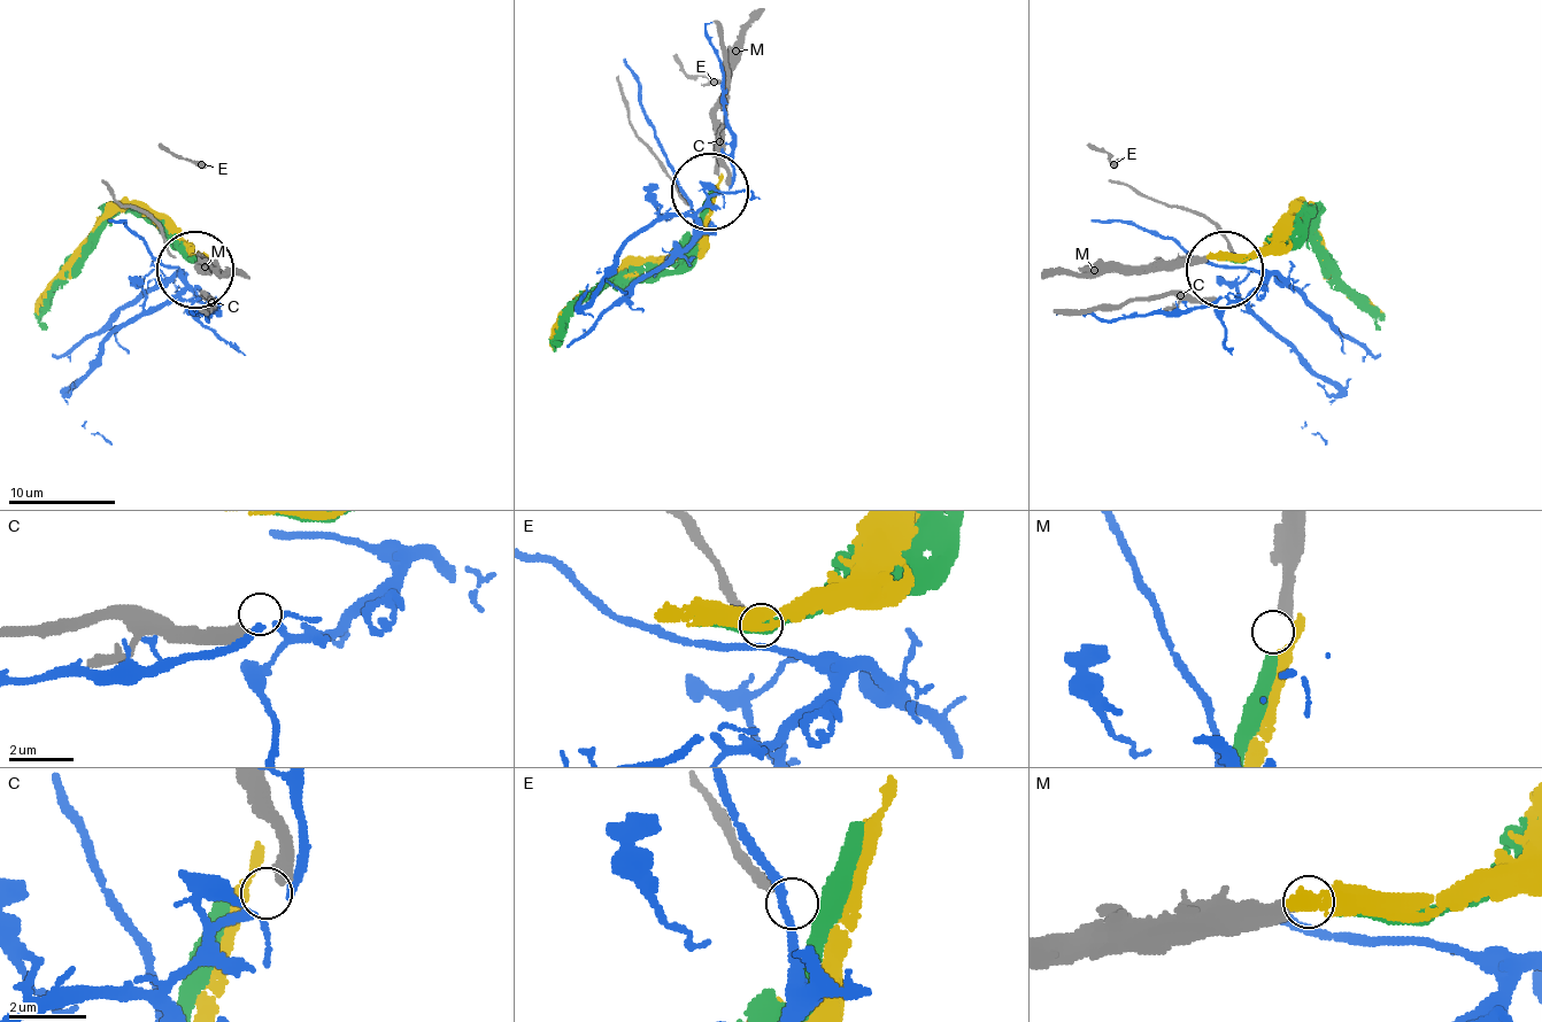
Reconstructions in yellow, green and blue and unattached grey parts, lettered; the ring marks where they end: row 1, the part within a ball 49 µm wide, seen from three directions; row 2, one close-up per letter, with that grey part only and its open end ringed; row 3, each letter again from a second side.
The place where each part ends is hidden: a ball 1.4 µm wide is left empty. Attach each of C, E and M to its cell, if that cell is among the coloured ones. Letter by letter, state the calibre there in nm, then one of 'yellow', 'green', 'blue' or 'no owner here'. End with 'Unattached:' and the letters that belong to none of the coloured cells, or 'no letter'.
C: 360 nm | no owner here
E: 240 nm | no owner here
M: 420 nm | green
Unattached: C, E

